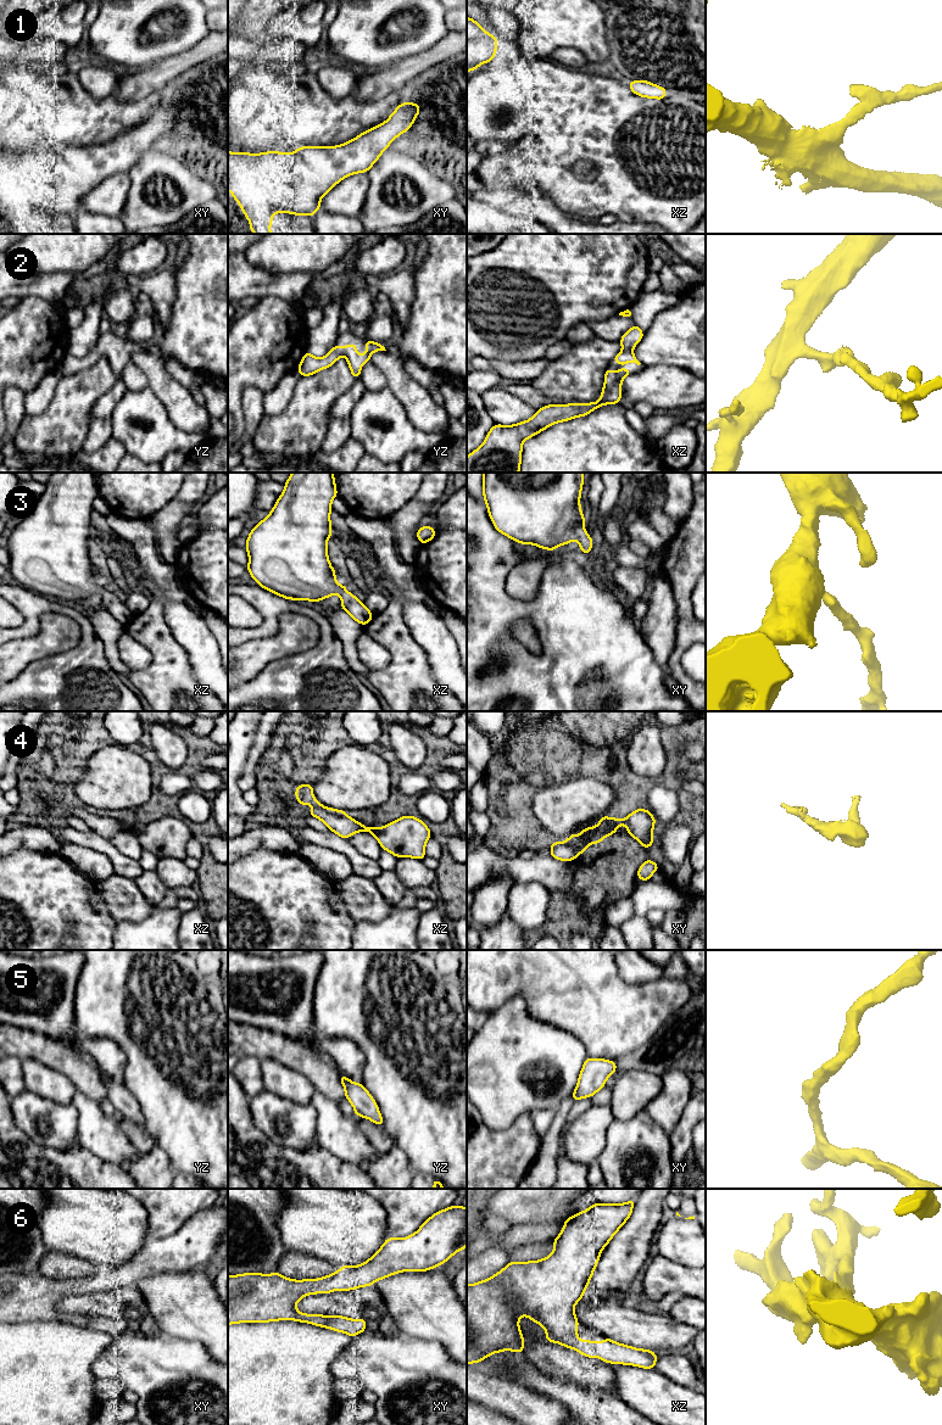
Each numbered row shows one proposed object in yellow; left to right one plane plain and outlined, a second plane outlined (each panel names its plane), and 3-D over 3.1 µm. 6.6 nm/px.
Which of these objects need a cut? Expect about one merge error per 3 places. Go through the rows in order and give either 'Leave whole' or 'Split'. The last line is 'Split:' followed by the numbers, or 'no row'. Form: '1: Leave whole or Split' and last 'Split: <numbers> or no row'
1: Leave whole
2: Leave whole
3: Leave whole
4: Split
5: Leave whole
6: Leave whole
Split: 4

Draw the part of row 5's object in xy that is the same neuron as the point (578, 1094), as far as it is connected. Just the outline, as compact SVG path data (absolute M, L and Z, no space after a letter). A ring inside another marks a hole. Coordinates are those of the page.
M586 1058L572 1094L574 1101L591 1097L606 1085L606 1080L617 1071L617 1062L603 1058Z

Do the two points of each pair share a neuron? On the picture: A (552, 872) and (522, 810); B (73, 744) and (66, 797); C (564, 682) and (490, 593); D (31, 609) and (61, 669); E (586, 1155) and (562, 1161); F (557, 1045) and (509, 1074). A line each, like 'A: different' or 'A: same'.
A: different
B: same
C: same
D: same
E: different
F: same

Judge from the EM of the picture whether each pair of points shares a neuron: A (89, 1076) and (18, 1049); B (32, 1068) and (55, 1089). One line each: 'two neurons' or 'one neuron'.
A: one neuron
B: one neuron

